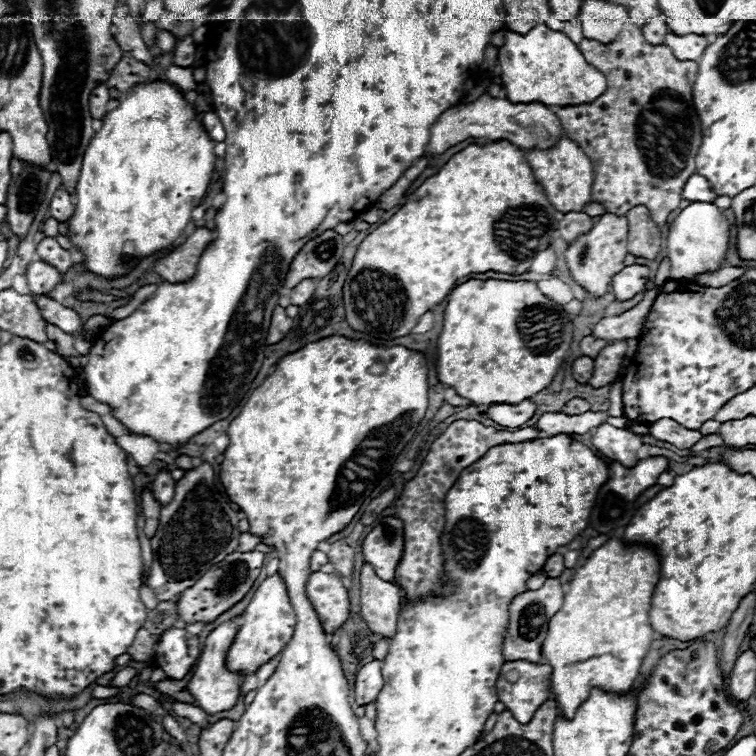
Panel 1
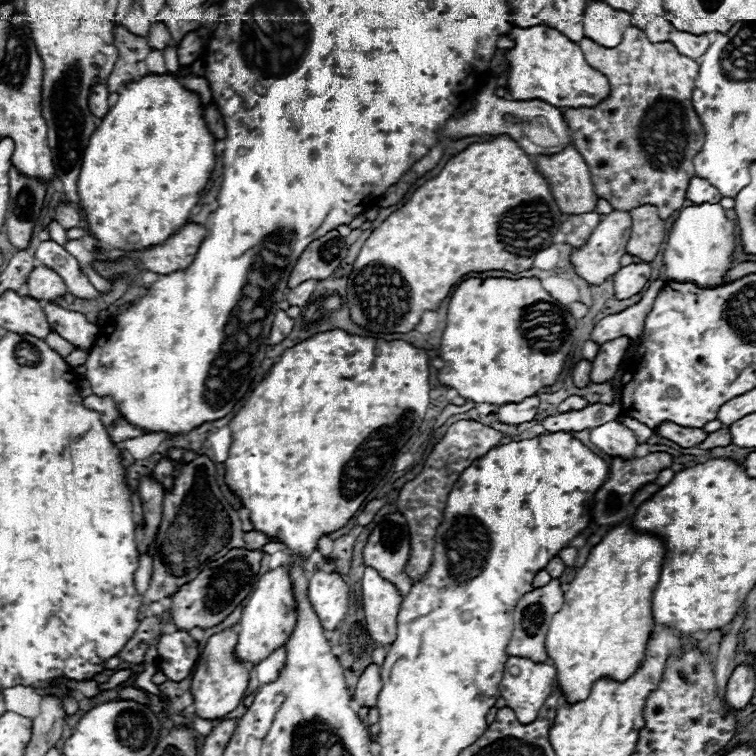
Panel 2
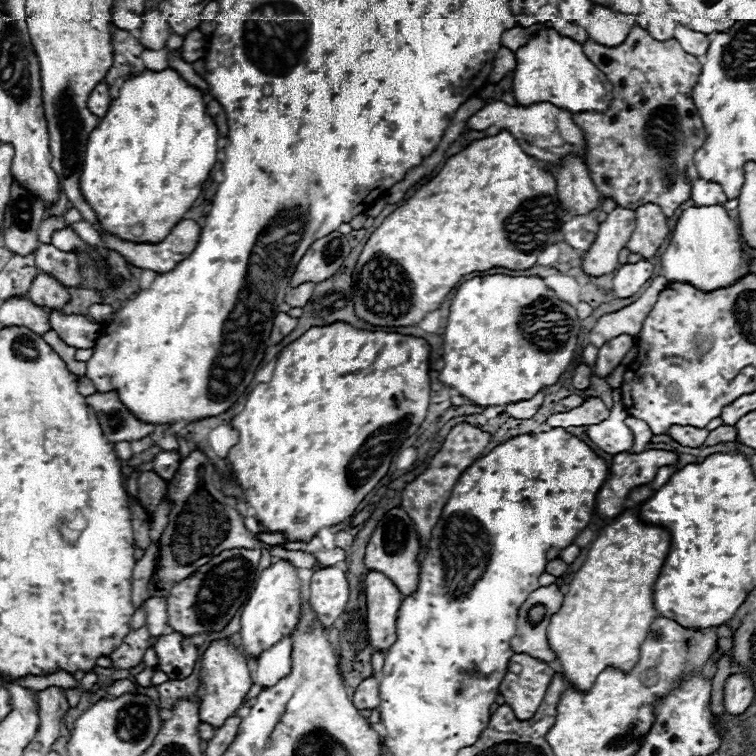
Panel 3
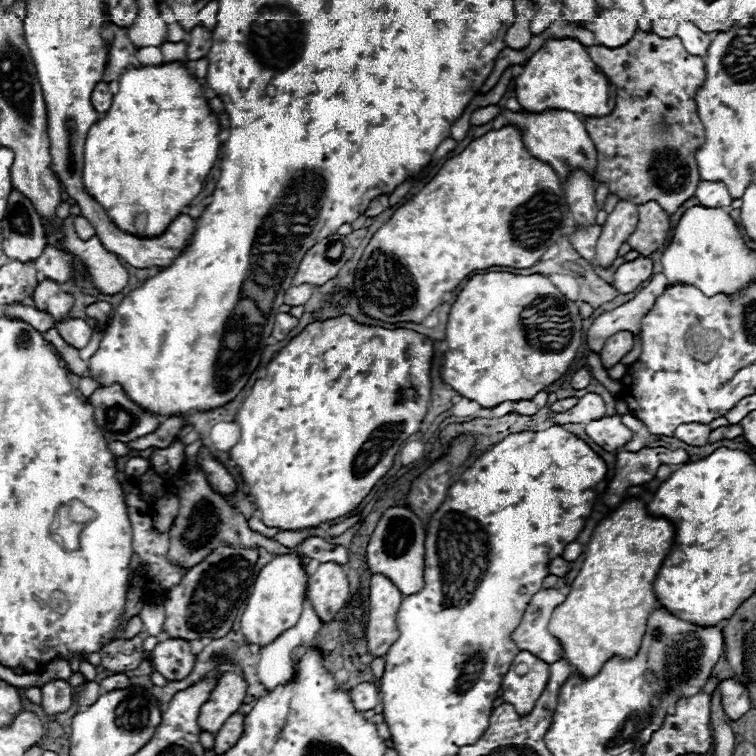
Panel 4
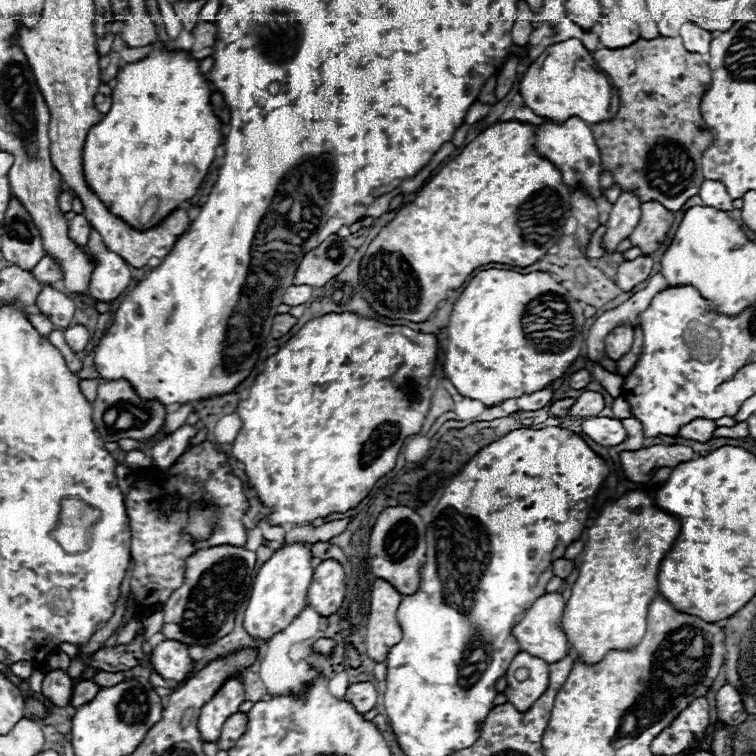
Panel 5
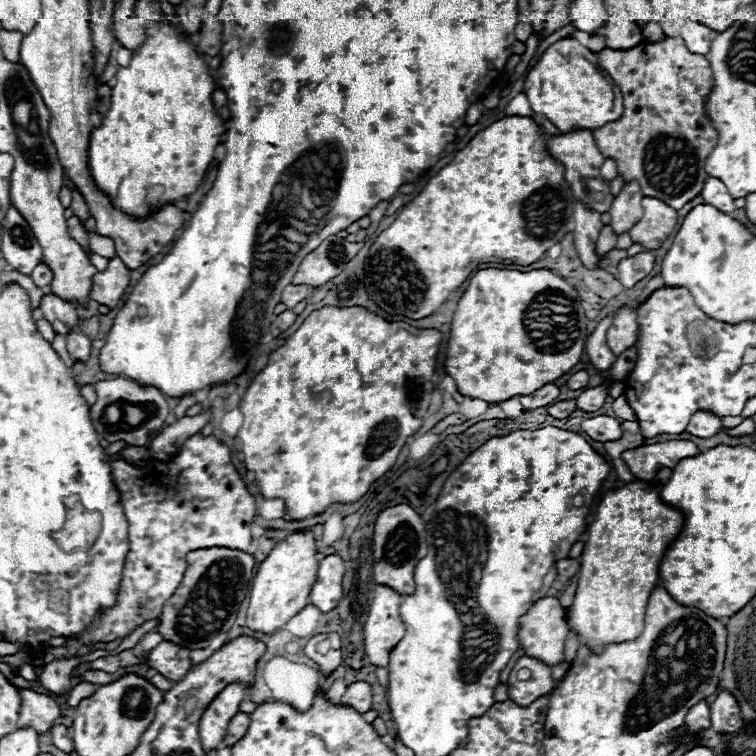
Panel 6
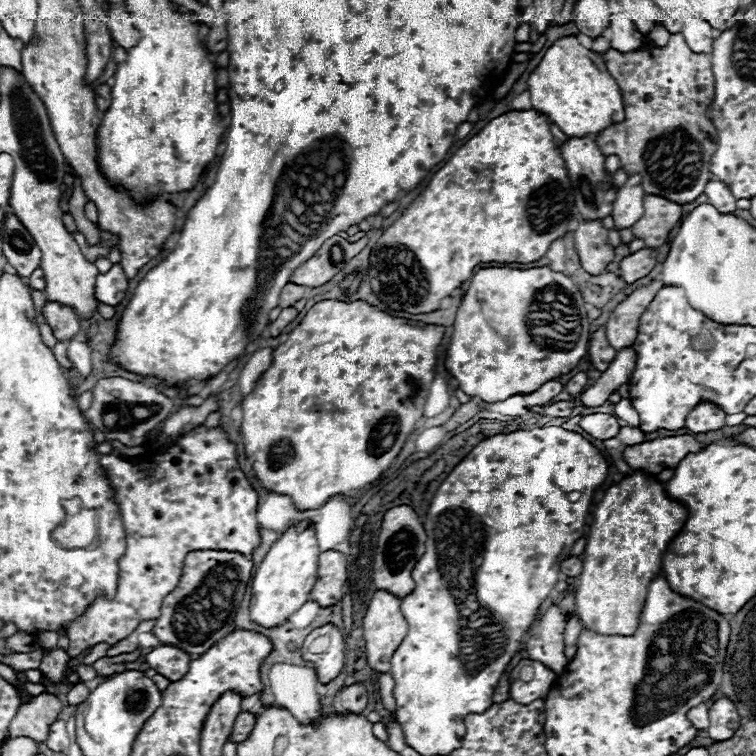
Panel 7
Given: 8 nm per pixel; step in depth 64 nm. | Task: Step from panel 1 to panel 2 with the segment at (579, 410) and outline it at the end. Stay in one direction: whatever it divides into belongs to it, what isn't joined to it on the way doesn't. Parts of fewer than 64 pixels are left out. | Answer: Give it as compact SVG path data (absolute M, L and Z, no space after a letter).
M570 396L570 398L566 398L566 400L558 406L558 412L566 412L566 410L582 410L582 406L588 406L588 400L584 400L582 396Z

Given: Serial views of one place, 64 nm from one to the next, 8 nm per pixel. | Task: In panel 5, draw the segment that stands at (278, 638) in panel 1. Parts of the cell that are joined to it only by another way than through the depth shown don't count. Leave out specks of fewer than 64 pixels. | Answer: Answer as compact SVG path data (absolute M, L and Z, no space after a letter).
M292 544L276 550L268 562L258 570L244 612L244 630L256 640L270 640L282 632L306 606L306 594L312 580L312 556L310 544Z

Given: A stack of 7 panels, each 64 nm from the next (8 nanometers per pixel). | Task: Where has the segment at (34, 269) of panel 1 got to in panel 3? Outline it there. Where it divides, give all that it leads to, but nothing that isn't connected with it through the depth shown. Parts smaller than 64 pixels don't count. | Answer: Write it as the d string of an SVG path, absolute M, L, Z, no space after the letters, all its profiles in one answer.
M42 272L34 278L34 282L30 284L30 290L28 290L28 298L38 304L38 306L46 306L46 308L62 308L68 300L70 300L70 294L68 290L50 274Z

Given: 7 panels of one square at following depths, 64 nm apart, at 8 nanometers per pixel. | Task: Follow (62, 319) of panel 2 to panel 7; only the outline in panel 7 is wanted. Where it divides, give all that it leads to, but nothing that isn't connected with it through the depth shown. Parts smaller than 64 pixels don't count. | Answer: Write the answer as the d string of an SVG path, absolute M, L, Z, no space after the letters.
M72 338L68 342L68 358L74 364L74 368L80 370L82 376L90 374L90 370L92 370L92 366L90 366L90 346L86 342Z

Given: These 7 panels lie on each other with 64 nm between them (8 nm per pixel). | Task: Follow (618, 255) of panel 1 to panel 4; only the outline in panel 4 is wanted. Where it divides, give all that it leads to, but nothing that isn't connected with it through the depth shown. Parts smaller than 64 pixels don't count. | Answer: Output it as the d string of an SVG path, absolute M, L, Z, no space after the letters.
M620 200L616 208L608 214L602 224L602 234L598 238L596 256L592 258L594 268L610 268L618 256L618 248L630 238L638 224L638 210L634 204Z

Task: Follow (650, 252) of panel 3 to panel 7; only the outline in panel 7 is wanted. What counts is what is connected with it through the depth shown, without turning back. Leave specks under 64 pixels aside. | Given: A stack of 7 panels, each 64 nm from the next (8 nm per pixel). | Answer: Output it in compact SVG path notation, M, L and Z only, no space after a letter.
M646 194L644 196L644 216L632 226L632 234L634 238L644 240L646 246L658 248L668 240L670 230L678 224L680 216L682 216L682 206L666 198Z

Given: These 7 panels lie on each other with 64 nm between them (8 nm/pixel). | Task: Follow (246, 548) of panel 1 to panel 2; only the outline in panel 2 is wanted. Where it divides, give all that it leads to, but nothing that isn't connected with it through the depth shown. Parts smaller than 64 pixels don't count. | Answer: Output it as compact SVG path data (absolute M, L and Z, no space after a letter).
M252 530L252 532L244 534L244 542L246 542L244 548L248 548L248 550L260 550L264 544L270 542L270 538L266 534L262 534L262 532L254 532Z

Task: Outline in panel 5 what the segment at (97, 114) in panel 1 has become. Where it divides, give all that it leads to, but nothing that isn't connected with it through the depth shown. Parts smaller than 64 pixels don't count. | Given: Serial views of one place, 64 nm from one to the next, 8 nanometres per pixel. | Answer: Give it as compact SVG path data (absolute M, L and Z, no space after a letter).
M100 84L98 92L96 92L96 96L94 96L94 104L96 104L96 108L98 108L102 114L106 114L106 112L110 110L110 104L112 104L112 90L110 90L108 84Z

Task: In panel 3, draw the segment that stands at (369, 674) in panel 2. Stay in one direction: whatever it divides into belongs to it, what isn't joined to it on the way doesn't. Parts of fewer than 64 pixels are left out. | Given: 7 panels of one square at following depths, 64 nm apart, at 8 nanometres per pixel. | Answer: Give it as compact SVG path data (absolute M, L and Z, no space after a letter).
M372 674L370 678L364 678L356 692L354 692L354 706L358 710L362 708L376 708L380 704L380 696L378 696L378 688L380 688L380 674Z

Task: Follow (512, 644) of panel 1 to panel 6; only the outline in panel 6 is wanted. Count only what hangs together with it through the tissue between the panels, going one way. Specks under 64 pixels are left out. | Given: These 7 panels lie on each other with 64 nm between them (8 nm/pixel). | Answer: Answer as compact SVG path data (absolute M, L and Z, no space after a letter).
M546 596L534 602L534 606L522 616L518 638L522 650L530 658L538 658L548 666L564 662L568 624L560 600Z

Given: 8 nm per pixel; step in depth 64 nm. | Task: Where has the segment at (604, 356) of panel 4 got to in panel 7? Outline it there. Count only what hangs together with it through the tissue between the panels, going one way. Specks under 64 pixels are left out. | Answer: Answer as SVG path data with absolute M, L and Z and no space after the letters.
M654 280L648 286L630 294L624 302L616 306L616 310L610 314L606 322L606 338L610 346L614 346L614 350L622 350L634 344L636 334L638 334L640 316L662 286L664 284L660 280Z

